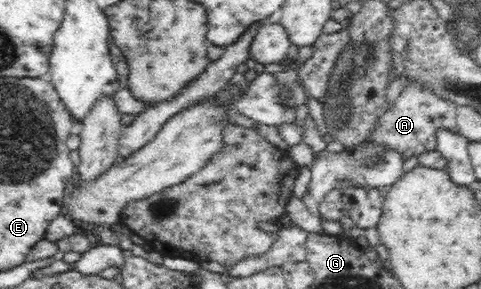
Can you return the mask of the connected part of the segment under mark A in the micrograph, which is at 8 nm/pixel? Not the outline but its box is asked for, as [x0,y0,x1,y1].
[367,85,460,161]

